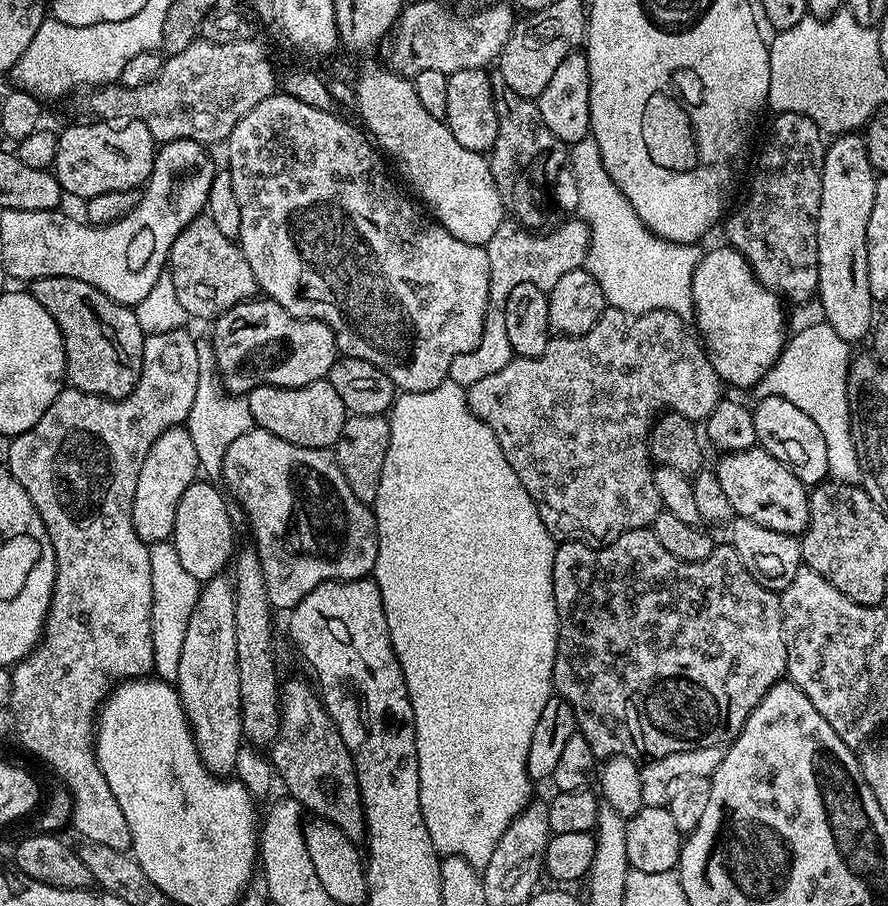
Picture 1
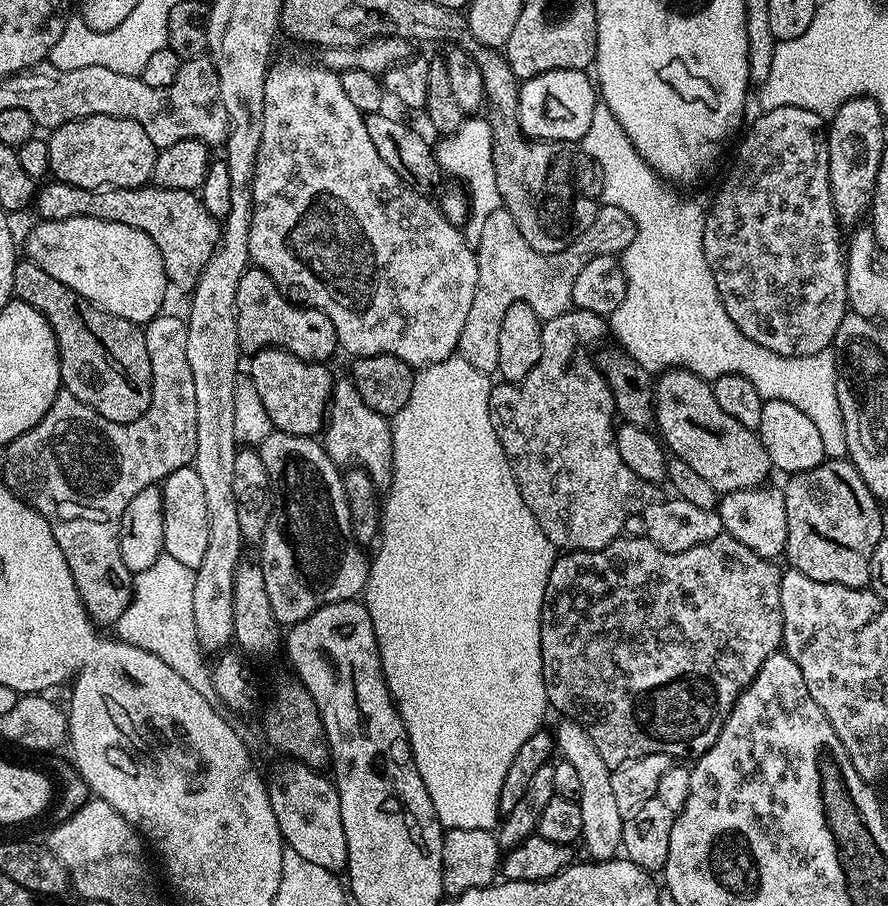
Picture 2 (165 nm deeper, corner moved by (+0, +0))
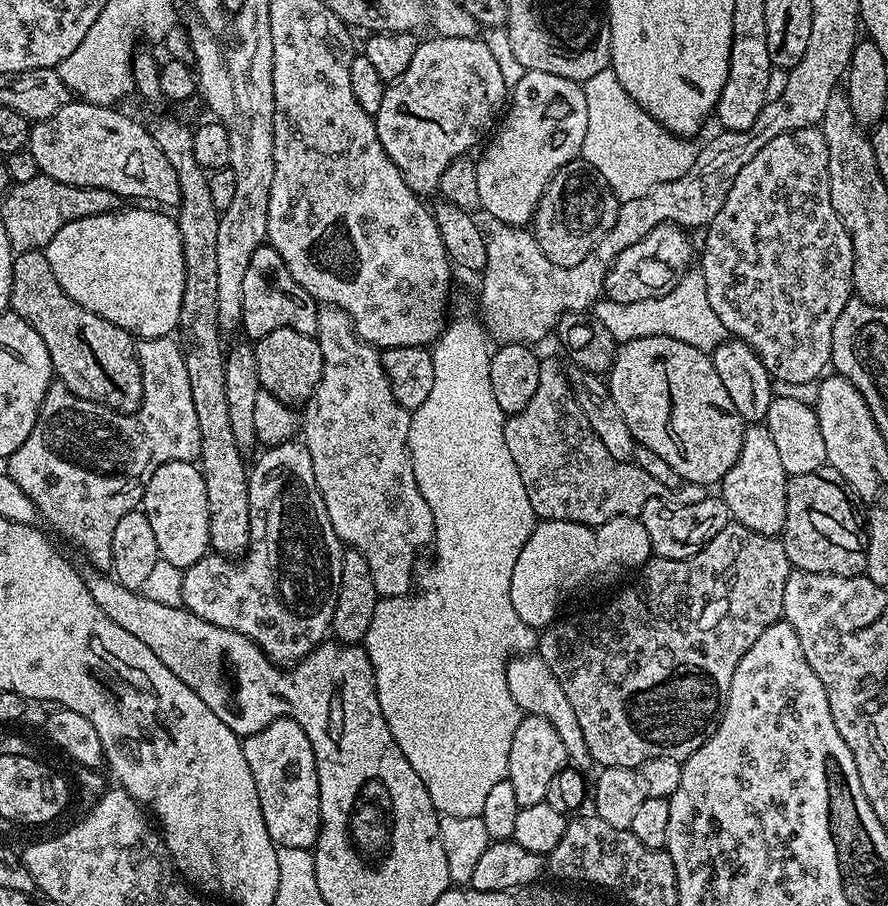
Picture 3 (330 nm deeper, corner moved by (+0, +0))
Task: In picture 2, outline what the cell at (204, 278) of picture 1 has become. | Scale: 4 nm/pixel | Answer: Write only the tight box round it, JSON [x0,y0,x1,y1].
[34,179,221,293]

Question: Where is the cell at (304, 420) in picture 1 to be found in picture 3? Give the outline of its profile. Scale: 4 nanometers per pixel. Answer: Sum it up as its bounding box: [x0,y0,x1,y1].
[254,328,324,406]

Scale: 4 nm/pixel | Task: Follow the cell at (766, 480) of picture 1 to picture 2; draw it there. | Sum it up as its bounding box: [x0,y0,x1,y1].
[654,368,773,494]

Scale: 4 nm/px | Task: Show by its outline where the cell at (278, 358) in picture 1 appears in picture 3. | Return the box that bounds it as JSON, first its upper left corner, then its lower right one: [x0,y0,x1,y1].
[242,246,318,341]

